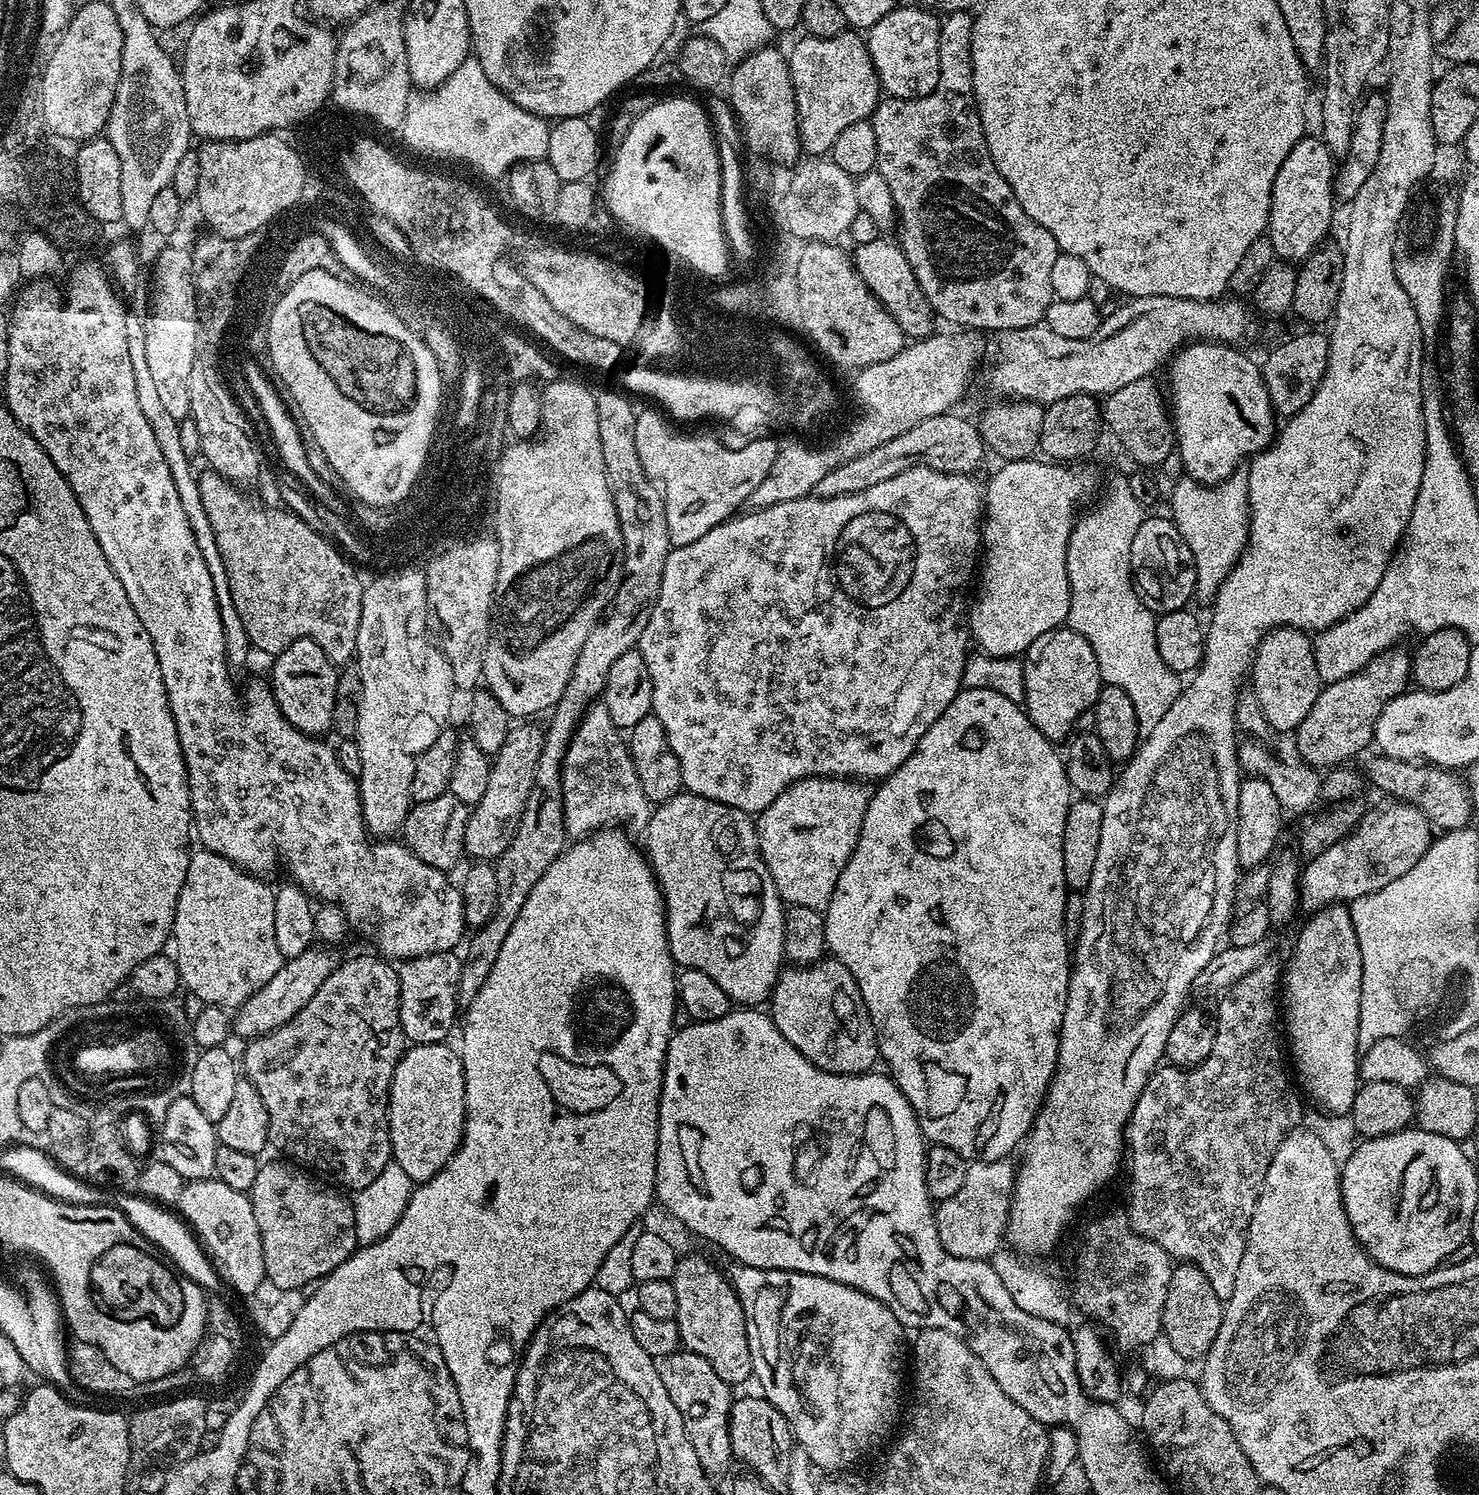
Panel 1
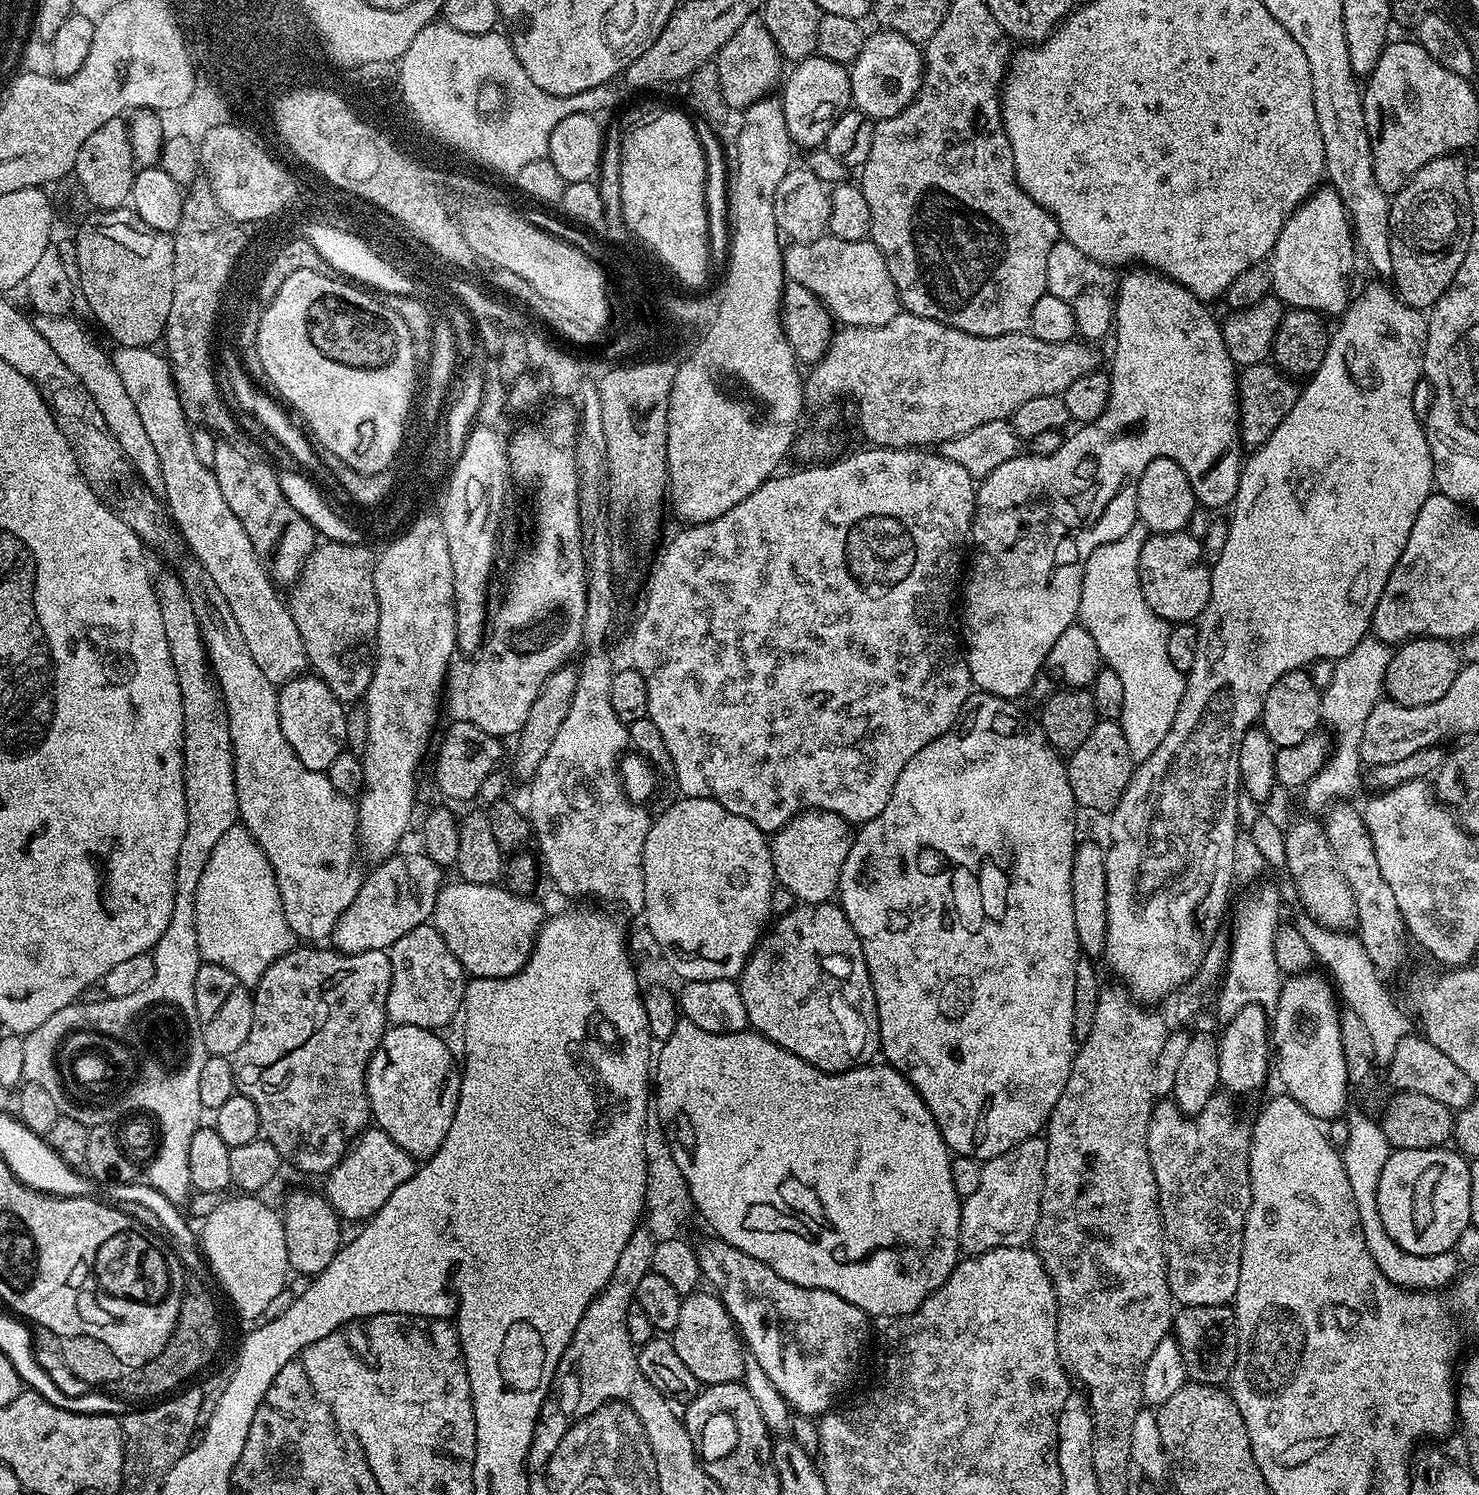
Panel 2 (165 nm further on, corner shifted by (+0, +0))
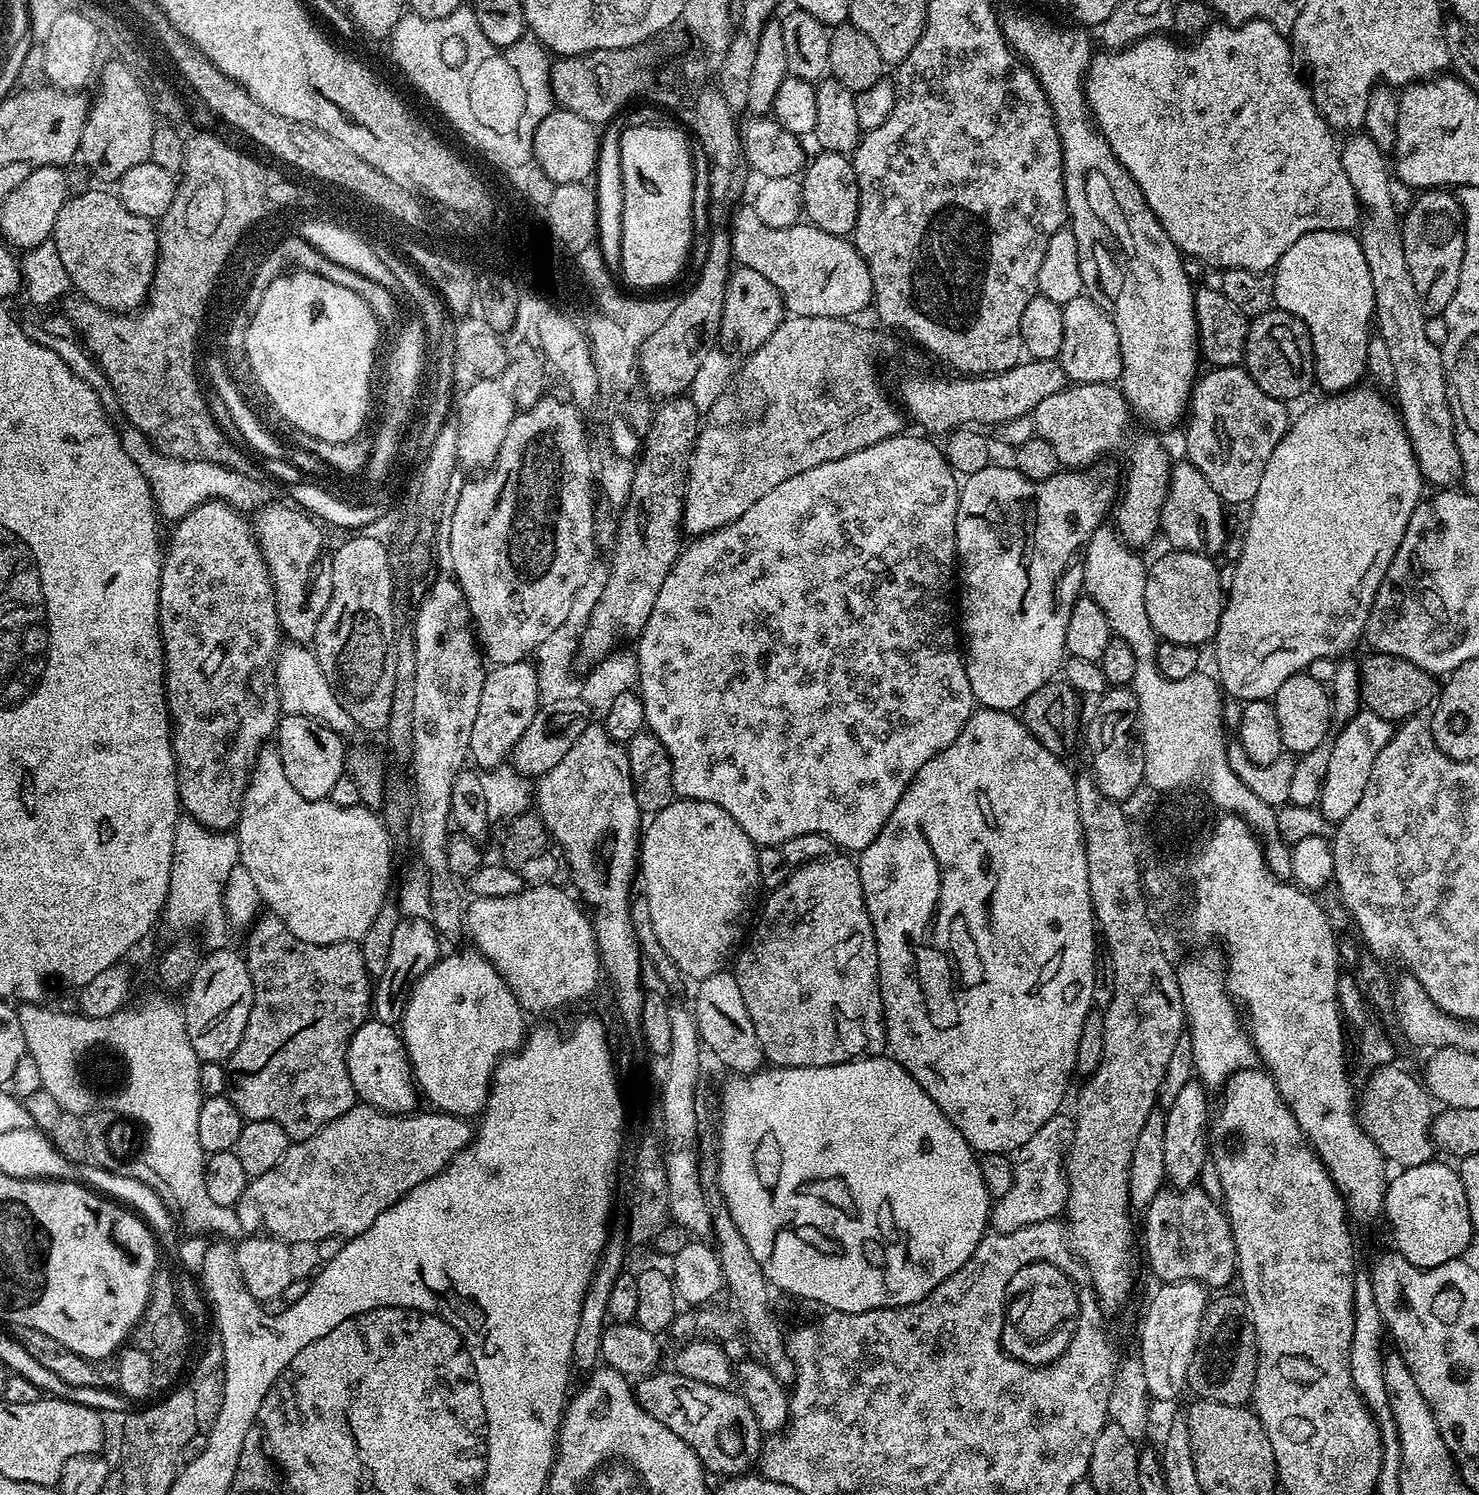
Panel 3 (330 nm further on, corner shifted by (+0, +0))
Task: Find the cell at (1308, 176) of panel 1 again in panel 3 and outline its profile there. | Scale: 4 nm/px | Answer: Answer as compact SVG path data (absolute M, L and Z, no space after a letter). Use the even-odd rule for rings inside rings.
M1314 230L1282 258L1271 273L1275 307L1294 314L1308 327L1314 350L1317 389L1335 394L1355 388L1368 371L1367 344L1374 333L1374 282L1370 282L1370 266L1362 254L1359 239L1351 231Z

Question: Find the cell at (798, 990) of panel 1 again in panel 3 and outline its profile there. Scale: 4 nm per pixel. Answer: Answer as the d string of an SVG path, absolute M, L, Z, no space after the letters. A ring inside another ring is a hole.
M829 854L821 860L793 867L792 873L782 882L782 886L771 889L767 893L768 901L760 912L760 921L752 932L752 941L739 949L735 957L734 975L738 982L738 990L742 990L742 1002L746 1002L746 1010L754 1022L754 1030L758 1030L758 1042L762 1042L764 1059L769 1065L778 1068L817 1068L818 1066L834 1066L845 1064L867 1056L878 1056L885 1051L886 1033L884 1030L884 1003L880 997L880 971L878 970L878 950L874 938L874 926L870 922L870 914L866 910L866 902L862 894L862 878L857 861L851 855Z

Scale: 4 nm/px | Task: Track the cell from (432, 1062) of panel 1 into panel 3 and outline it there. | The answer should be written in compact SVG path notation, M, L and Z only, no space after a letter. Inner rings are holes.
M375 1018L365 1020L363 1026L350 1038L346 1066L350 1082L363 1103L393 1114L417 1111L418 1089L412 1079L412 1065L408 1062L403 1039L394 1031L393 1025L384 1024Z

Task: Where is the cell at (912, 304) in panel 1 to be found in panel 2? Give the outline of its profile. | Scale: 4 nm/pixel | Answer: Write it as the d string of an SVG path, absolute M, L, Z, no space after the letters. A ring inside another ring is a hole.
M825 234L814 242L789 243L784 248L784 275L791 283L806 286L806 290L810 290L823 302L835 321L849 328L886 326L886 322L890 322L890 318L902 310L894 278L890 278L890 270L886 270L886 258L882 258L878 246L871 239L846 242L837 236Z

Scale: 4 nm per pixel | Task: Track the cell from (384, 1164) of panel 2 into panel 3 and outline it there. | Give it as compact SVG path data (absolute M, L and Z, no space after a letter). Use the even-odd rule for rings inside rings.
M360 1102L310 1138L289 1143L282 1162L274 1170L266 1170L266 1174L251 1177L246 1190L242 1190L242 1198L235 1206L241 1233L263 1230L289 1246L315 1246L320 1239L331 1236L351 1238L362 1234L374 1226L378 1214L397 1204L414 1186L437 1176L472 1141L474 1128L467 1119L439 1110L427 1111L393 1114Z

